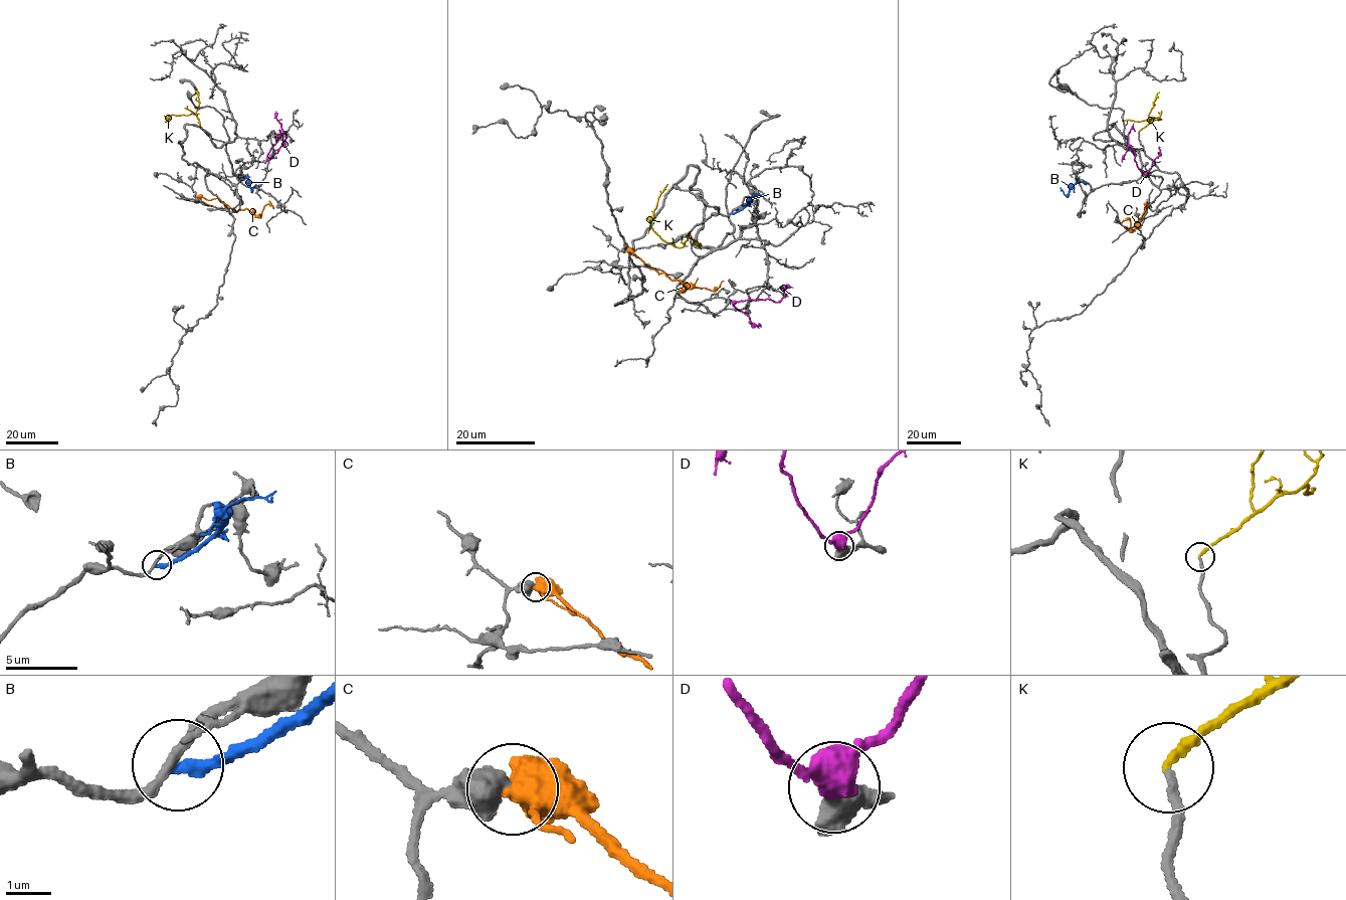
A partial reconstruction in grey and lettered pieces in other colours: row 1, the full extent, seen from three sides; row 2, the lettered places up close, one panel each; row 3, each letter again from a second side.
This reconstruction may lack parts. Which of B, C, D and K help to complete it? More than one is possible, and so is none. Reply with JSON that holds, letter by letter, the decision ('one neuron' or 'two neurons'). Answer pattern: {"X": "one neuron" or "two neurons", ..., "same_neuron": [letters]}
{"B": "two neurons", "C": "two neurons", "D": "one neuron", "K": "one neuron", "same_neuron": ["D", "K"]}

